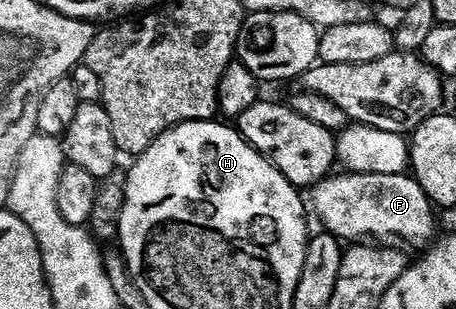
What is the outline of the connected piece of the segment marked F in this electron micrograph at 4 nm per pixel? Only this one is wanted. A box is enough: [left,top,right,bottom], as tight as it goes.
[312,172,436,248]

